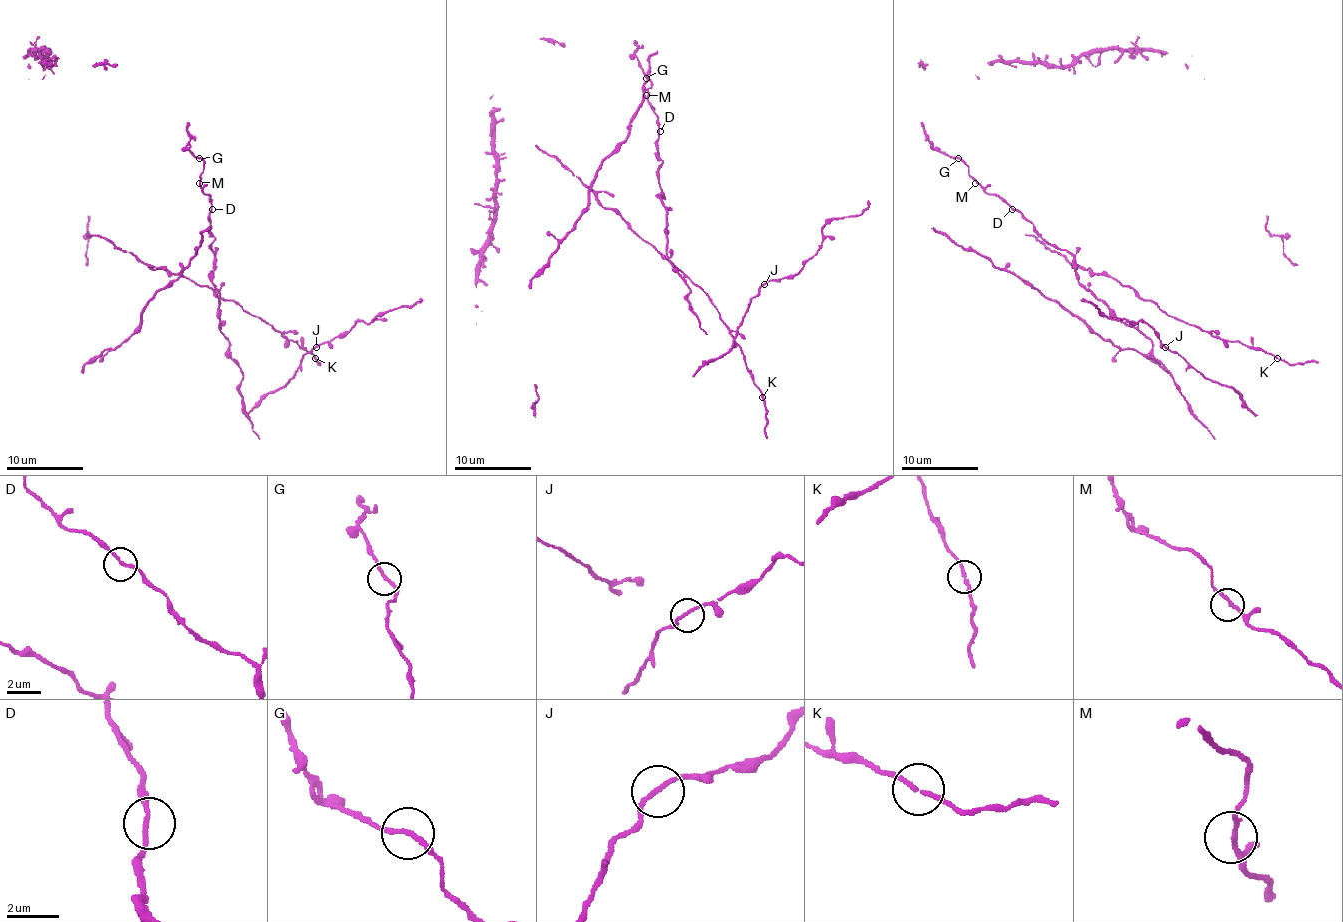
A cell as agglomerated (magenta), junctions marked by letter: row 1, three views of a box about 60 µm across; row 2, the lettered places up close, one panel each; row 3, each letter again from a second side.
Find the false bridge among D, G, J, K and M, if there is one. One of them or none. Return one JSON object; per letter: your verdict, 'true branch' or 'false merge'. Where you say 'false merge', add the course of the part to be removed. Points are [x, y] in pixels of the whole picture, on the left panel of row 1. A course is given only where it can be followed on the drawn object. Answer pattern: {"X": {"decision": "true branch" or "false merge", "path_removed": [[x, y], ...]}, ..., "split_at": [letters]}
{"D": {"decision": "true branch"}, "G": {"decision": "true branch"}, "J": {"decision": "true branch"}, "K": {"decision": "true branch"}, "M": {"decision": "true branch"}, "split_at": []}

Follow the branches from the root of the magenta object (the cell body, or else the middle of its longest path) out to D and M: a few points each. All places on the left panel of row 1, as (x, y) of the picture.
D: (189, 150), (202, 160), (201, 188), (210, 198), (212, 209)
M: (189, 150), (202, 160), (199, 183)

